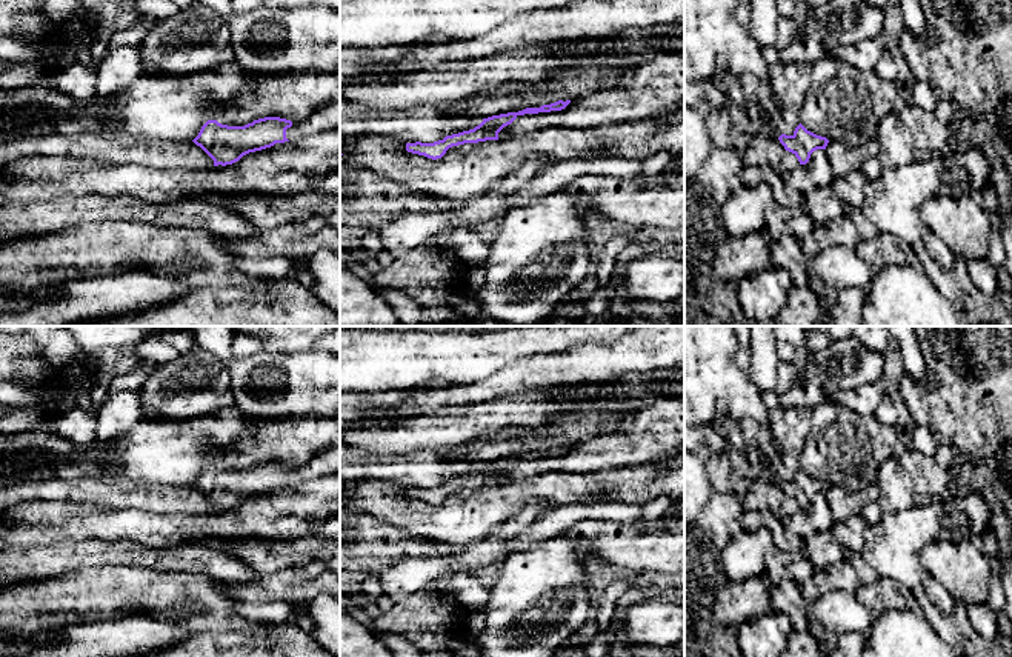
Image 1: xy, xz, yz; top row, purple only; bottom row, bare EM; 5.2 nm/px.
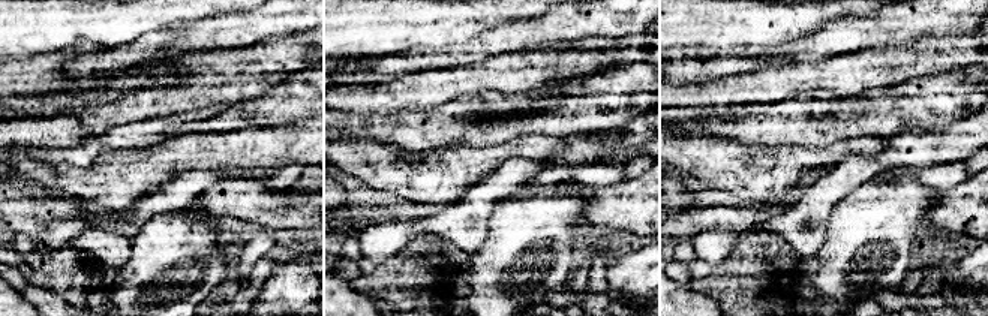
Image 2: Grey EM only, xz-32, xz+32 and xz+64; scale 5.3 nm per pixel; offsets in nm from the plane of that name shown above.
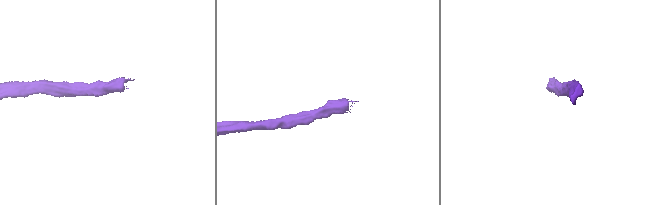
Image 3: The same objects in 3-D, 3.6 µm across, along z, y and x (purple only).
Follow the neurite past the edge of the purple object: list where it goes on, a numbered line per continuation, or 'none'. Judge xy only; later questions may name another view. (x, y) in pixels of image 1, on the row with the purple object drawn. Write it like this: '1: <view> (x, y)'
1: xy (326, 119)

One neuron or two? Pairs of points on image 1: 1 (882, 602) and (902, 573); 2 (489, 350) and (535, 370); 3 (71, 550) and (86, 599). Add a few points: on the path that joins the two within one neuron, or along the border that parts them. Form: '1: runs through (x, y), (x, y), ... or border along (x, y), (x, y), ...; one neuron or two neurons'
1: border along (880, 574), (892, 579), (902, 588); two neurons
2: border along (551, 354), (532, 354), (519, 359), (485, 379); two neurons
3: border along (113, 565), (85, 566), (43, 582); two neurons

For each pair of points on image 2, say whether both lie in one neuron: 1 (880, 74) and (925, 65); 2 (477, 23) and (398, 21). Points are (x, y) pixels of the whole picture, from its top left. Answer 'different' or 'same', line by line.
1: same
2: same

